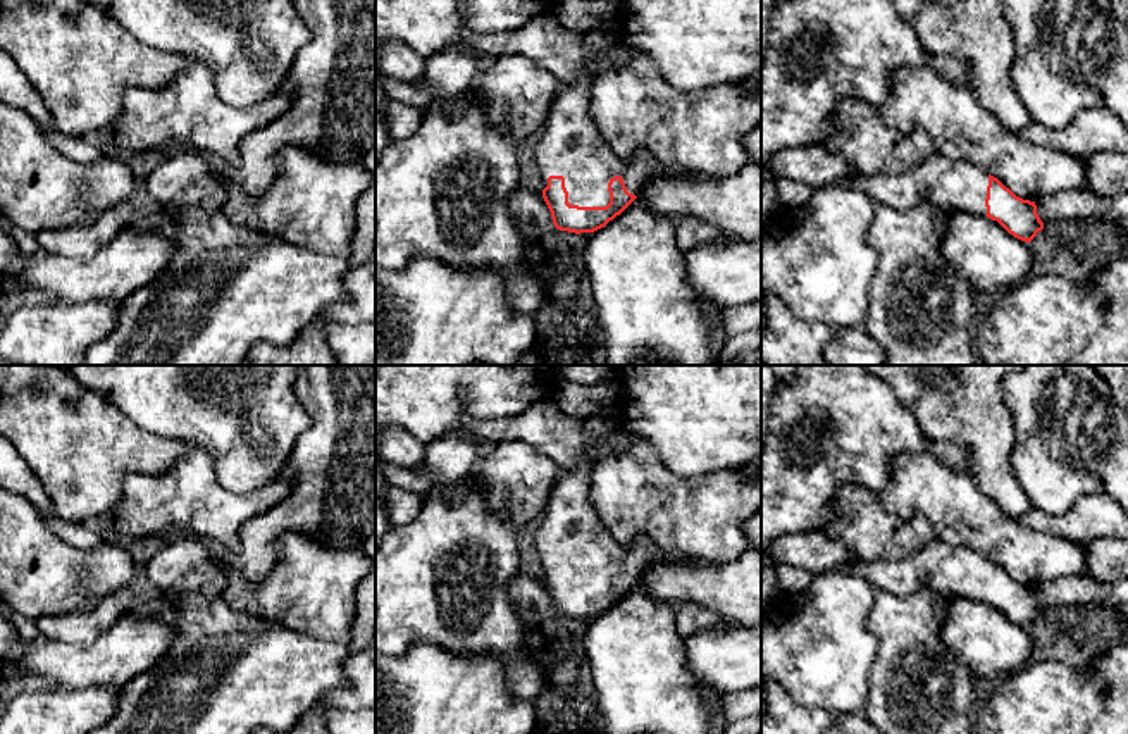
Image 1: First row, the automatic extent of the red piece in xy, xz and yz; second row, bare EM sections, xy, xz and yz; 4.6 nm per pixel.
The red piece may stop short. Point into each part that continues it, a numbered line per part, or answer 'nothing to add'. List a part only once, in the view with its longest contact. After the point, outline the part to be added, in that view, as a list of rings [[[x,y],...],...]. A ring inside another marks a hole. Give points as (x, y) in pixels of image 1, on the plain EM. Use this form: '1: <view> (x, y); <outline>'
1: xz (570, 531); [[[579,462],[560,472],[534,539],[542,575],[549,562],[563,562],[568,589],[579,593],[606,593],[608,569],[623,551],[589,503],[592,467],[594,462]]]

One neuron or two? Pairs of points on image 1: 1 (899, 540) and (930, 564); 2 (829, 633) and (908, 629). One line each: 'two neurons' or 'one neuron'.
1: two neurons
2: two neurons

